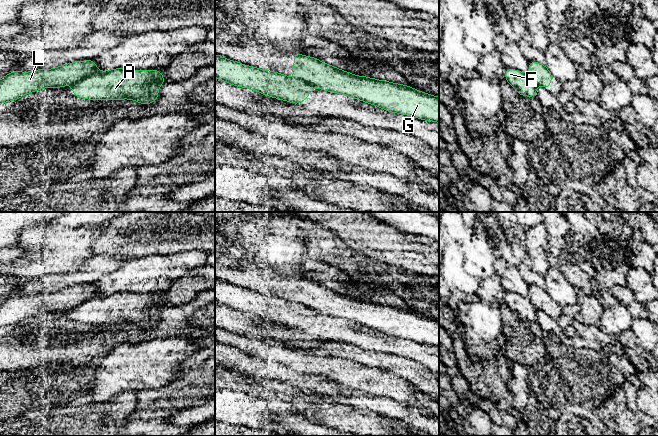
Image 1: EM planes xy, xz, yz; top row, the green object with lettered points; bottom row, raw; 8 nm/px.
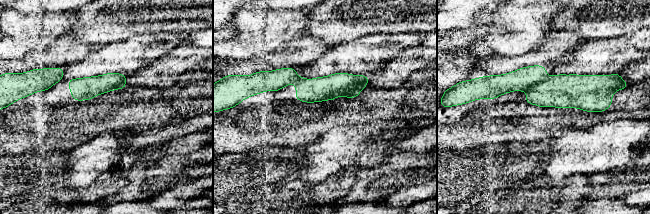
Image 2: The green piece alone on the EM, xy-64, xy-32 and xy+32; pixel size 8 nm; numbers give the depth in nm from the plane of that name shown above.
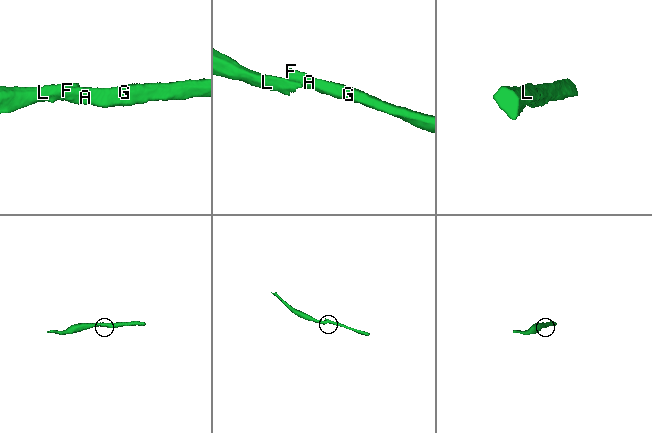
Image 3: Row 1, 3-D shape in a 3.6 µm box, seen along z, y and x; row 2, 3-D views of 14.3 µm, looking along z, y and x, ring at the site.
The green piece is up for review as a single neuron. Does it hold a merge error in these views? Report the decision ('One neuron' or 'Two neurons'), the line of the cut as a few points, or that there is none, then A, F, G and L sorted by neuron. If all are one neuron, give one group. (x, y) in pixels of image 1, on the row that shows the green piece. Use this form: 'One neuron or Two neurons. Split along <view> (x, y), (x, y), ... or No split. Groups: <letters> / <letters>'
Two neurons. Split along xy (99, 71), (88, 74), (73, 83). Groups: A F G / L

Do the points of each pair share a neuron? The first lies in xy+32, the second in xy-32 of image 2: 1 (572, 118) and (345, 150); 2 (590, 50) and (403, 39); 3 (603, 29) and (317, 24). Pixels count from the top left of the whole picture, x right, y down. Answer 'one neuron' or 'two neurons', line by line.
1: two neurons
2: one neuron
3: one neuron

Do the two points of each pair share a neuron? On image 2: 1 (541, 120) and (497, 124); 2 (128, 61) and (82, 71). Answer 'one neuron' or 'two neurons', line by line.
1: one neuron
2: one neuron

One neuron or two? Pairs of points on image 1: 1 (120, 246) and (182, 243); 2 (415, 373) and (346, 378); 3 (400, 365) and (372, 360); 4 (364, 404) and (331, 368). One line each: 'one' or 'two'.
1: one
2: two
3: one
4: two

